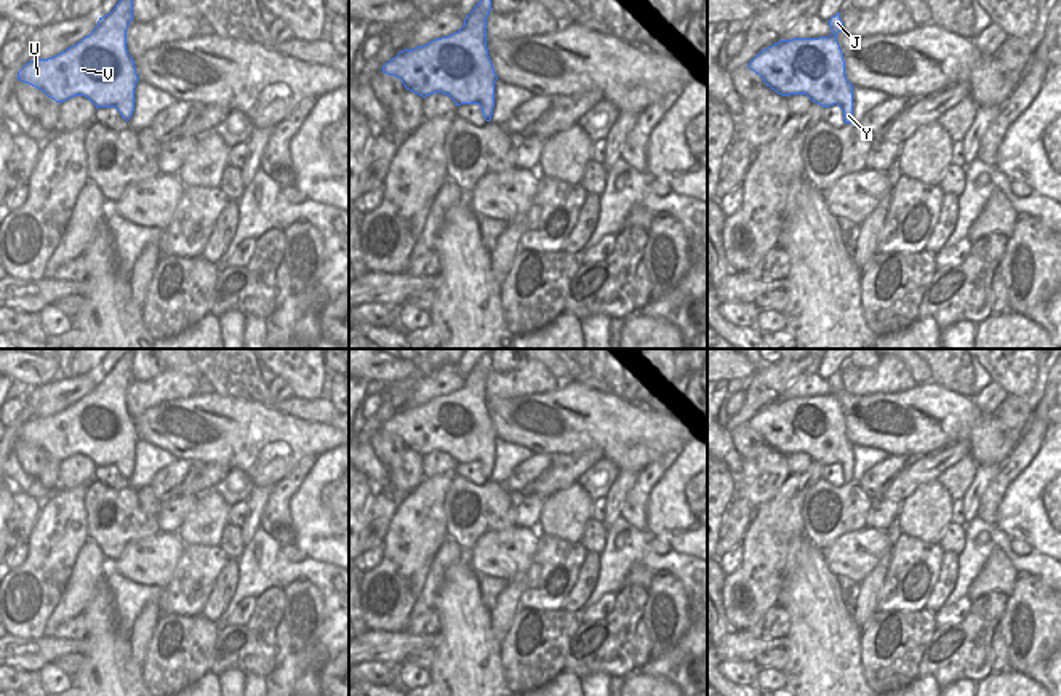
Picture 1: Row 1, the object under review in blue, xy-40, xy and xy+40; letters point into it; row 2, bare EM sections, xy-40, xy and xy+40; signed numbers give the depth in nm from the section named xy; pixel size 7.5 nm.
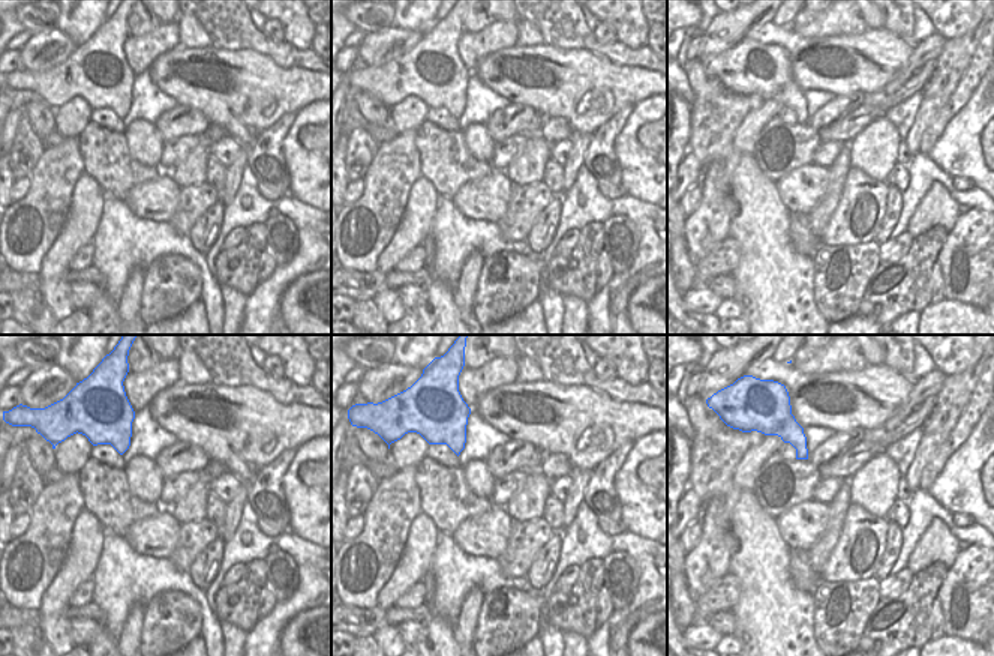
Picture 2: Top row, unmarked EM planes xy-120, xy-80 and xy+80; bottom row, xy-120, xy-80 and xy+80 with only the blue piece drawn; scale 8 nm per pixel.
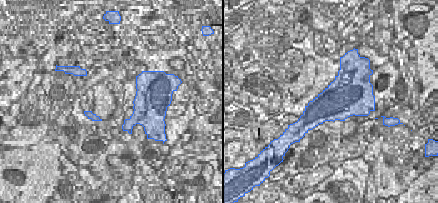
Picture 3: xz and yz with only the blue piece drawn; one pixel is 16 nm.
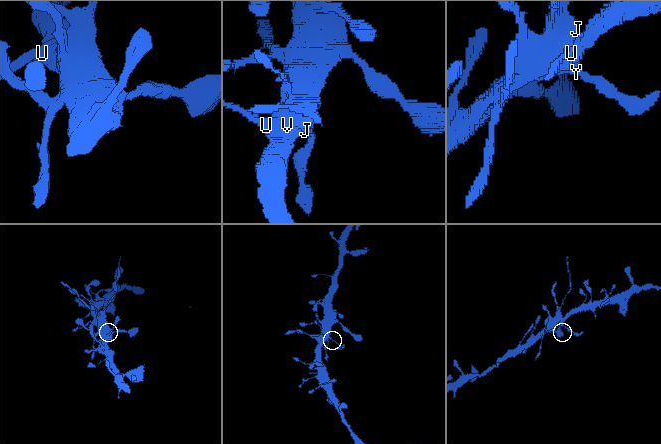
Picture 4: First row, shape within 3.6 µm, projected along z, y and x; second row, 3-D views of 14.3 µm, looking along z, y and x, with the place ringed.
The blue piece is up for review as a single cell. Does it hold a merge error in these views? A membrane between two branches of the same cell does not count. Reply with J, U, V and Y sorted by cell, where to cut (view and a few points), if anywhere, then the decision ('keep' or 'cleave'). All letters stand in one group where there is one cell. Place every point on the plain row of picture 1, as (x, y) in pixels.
J U V Y; no cut; keep

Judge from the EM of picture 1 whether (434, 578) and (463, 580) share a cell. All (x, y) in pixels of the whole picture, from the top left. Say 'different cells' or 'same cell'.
different cells

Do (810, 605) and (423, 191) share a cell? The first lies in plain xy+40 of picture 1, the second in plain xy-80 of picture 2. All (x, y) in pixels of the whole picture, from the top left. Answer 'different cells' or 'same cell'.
different cells

